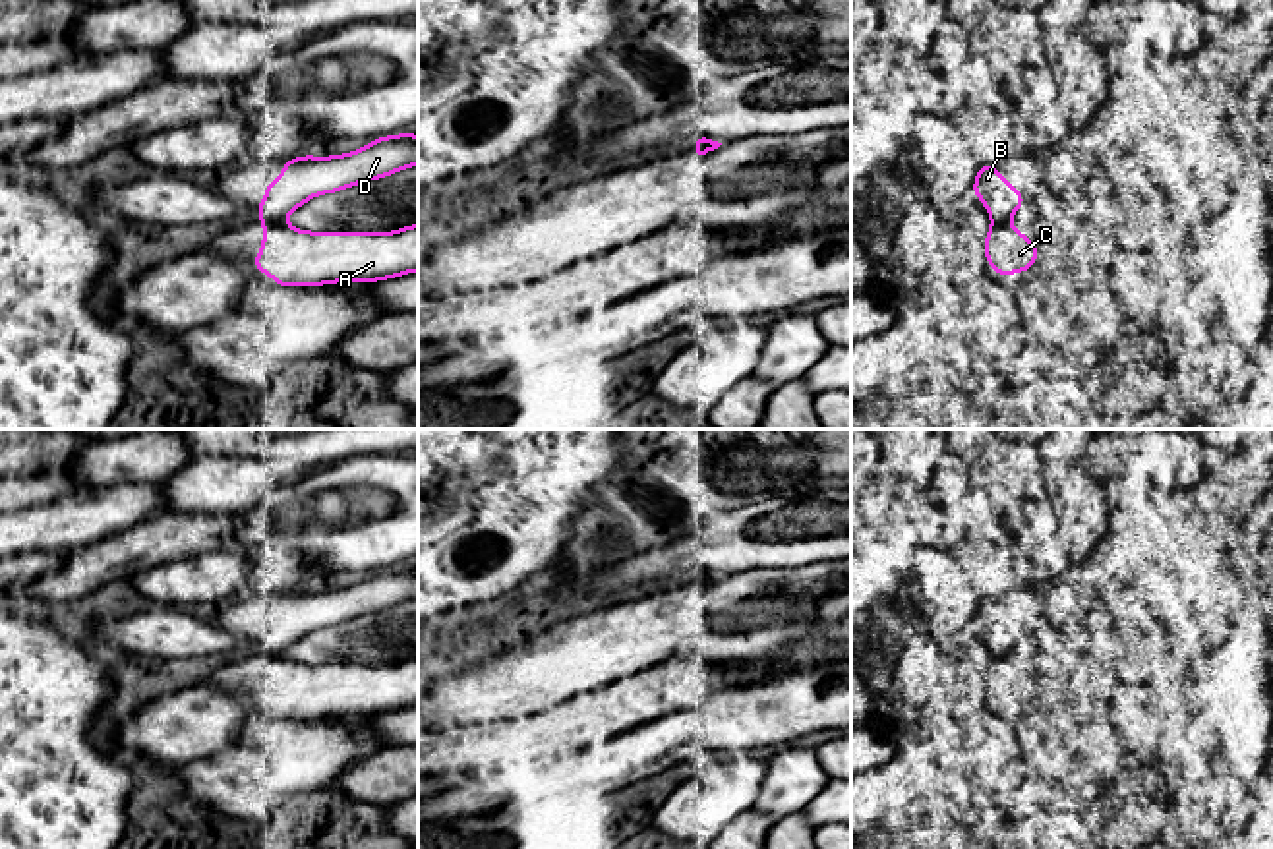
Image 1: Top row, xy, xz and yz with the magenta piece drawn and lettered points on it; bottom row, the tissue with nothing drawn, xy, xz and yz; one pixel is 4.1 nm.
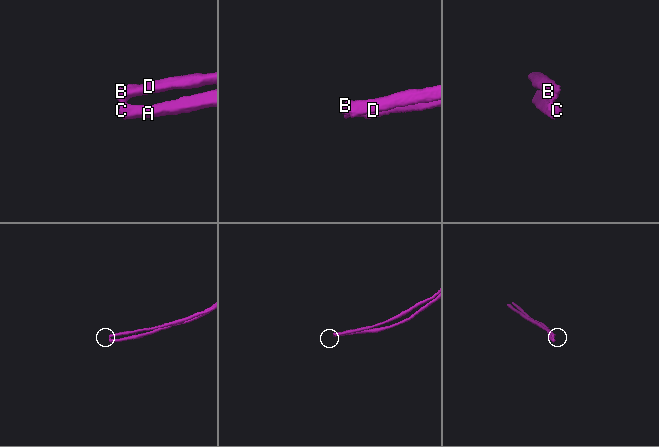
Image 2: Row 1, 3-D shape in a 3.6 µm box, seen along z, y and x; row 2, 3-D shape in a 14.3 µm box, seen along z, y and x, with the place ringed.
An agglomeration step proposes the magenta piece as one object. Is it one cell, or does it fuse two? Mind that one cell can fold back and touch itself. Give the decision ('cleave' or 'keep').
cleave

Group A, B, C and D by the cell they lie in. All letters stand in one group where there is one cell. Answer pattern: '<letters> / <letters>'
A C / B D

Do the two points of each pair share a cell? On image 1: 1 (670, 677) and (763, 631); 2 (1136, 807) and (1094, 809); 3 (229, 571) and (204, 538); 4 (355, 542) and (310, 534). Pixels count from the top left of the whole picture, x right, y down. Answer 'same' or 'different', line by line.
1: different
2: same
3: different
4: same

